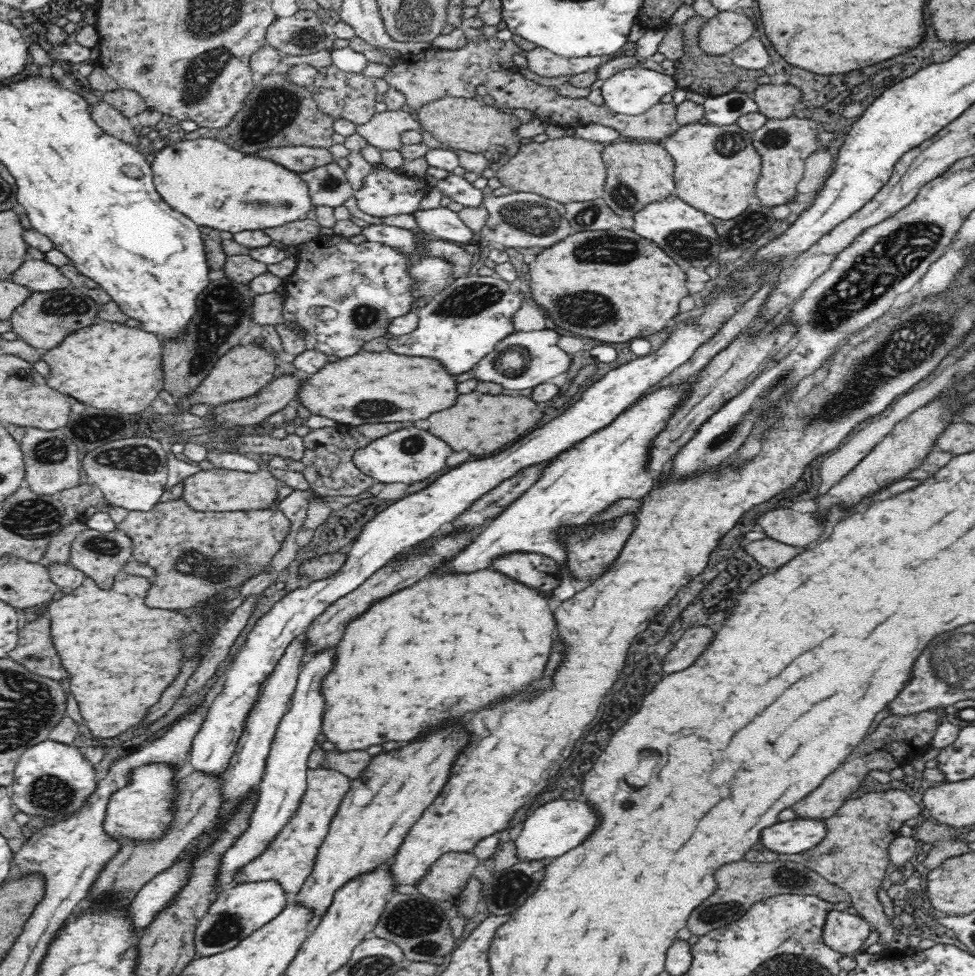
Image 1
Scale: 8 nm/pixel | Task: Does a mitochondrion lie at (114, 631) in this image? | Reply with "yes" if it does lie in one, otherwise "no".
no

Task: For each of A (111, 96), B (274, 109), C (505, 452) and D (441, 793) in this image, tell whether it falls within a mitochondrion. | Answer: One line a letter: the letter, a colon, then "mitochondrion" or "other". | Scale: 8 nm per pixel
A: other
B: mitochondrion
C: other
D: other

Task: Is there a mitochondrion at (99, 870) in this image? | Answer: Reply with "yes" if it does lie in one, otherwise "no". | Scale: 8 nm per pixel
no

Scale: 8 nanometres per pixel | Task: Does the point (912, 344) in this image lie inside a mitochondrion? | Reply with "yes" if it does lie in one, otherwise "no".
yes

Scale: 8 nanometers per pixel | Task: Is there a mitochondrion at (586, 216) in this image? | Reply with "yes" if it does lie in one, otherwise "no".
yes

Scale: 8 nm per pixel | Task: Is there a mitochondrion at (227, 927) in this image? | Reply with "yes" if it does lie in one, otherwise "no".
yes

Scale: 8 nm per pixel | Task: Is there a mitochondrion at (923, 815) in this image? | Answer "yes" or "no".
no

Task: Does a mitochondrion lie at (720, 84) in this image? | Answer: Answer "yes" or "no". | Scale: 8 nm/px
yes

